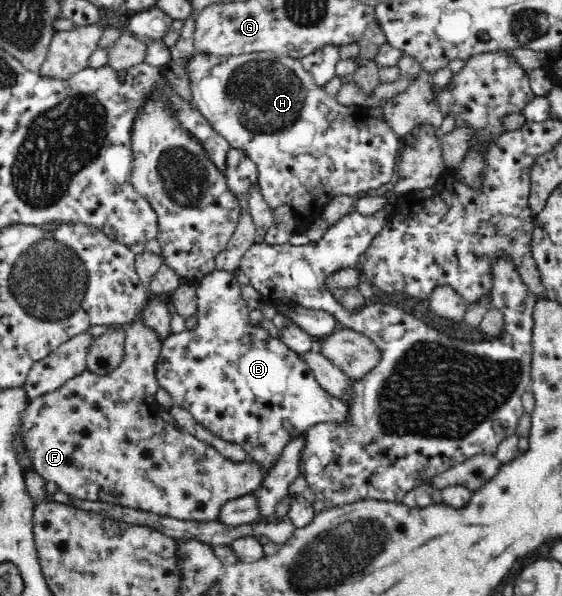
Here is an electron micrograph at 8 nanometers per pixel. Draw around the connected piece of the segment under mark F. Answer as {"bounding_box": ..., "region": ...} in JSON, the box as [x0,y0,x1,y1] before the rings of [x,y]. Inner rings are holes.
{"bounding_box":[21,319,265,521],"region":[[[141,319],[123,328],[125,331],[125,350],[120,364],[112,372],[100,377],[86,370],[68,380],[58,390],[29,401],[21,418],[21,433],[33,468],[45,482],[52,481],[56,483],[58,490],[72,498],[120,505],[155,515],[174,517],[178,520],[218,521],[221,508],[226,502],[246,494],[254,493],[262,485],[265,476],[260,471],[258,463],[250,460],[246,460],[243,463],[234,463],[234,461],[222,457],[214,447],[202,443],[202,441],[196,439],[190,433],[186,433],[181,428],[173,429],[169,427],[161,418],[158,418],[158,406],[155,401],[155,394],[158,392],[160,385],[156,376],[156,363],[163,346],[162,337],[153,328],[146,326],[146,323],[142,322]]]}

